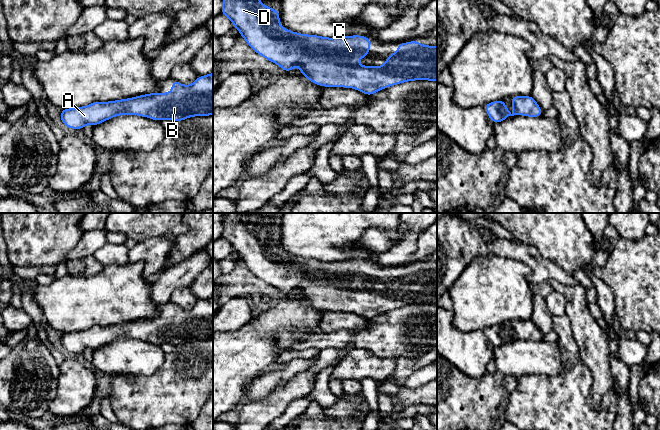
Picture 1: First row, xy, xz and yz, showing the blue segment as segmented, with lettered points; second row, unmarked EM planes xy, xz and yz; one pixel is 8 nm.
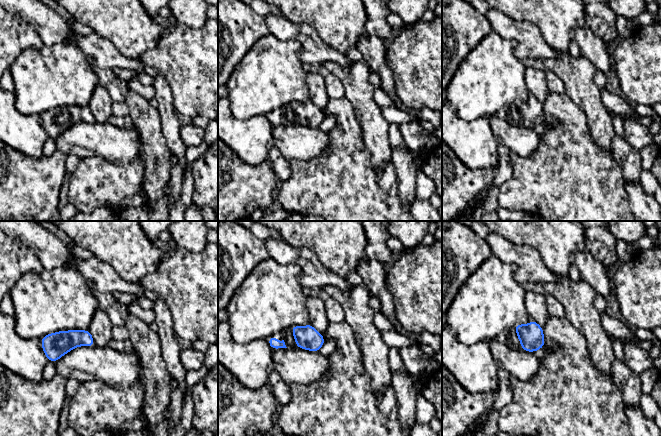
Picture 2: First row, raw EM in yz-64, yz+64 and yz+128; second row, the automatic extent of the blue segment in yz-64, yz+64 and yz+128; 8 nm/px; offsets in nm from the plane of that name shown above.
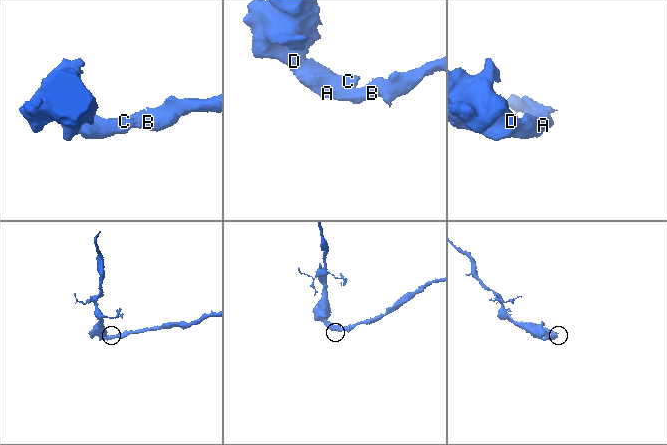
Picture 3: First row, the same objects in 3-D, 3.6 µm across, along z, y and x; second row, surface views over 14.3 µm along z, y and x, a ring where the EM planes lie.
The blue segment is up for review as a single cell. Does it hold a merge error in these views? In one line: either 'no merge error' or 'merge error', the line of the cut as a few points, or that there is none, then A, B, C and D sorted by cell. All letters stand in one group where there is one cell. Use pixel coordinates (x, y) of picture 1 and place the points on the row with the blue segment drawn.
no merge error; no cut; A B C D

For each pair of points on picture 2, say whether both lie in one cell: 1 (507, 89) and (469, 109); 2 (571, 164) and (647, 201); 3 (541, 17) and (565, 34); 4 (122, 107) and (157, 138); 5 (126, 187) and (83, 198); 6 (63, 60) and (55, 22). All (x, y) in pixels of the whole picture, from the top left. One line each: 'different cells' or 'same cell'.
1: same cell
2: different cells
3: same cell
4: different cells
5: same cell
6: different cells

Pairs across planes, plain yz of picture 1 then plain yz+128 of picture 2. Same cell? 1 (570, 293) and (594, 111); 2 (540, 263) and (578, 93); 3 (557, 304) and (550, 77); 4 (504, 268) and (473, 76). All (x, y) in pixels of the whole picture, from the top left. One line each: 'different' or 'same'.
1: same
2: different
3: same
4: same

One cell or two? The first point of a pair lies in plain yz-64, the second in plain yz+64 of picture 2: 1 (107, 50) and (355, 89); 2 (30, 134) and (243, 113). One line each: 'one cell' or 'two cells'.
1: two cells
2: two cells

